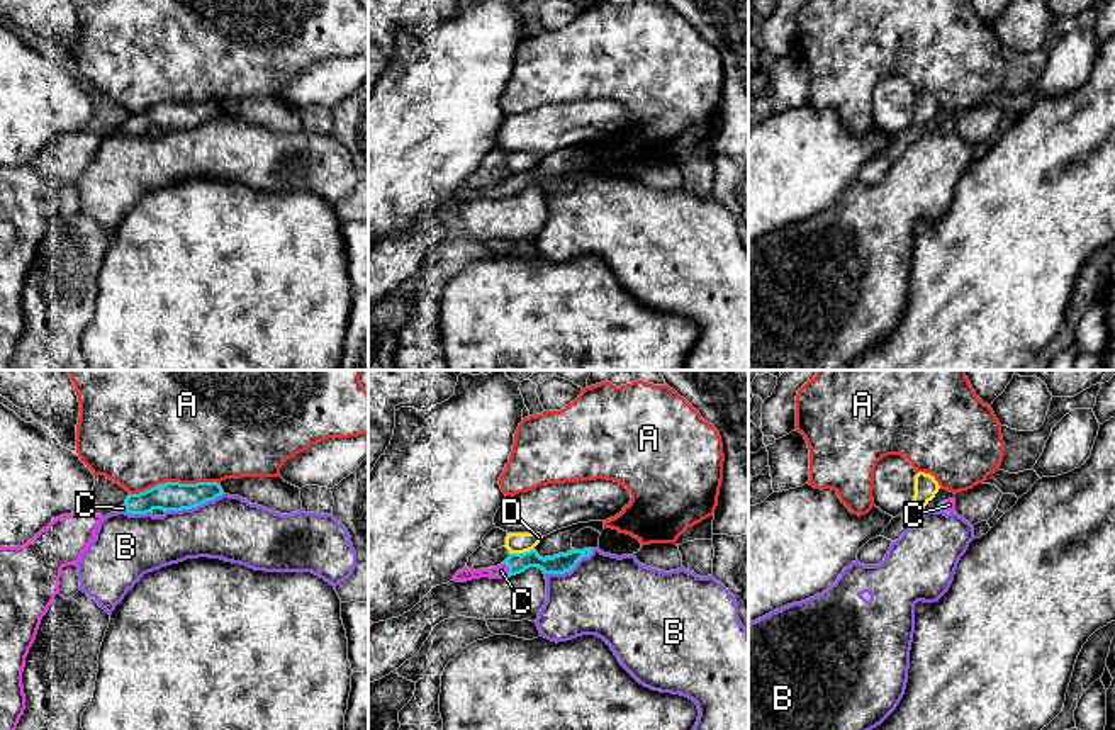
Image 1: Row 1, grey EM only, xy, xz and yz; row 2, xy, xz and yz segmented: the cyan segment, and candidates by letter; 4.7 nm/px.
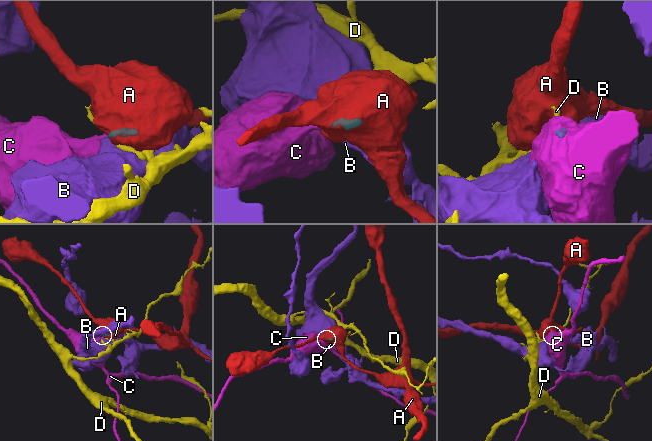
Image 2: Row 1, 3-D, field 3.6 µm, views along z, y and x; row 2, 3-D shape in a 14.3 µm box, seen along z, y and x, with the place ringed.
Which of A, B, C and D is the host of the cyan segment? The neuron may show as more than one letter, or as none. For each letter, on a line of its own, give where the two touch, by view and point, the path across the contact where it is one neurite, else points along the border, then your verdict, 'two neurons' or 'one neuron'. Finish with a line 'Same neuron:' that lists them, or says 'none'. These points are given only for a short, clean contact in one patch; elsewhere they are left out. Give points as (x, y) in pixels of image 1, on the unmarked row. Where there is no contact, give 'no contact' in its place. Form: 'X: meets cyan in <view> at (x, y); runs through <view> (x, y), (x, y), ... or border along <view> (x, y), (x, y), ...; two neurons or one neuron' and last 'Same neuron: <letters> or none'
A: meets cyan in xy at (173, 102); border along xy (219, 102), (158, 102), (129, 114); two neurons
B: meets cyan in xy at (194, 126); border along xy (223, 112), (196, 126), (168, 129), (165, 133); two neurons
C: meets cyan in xz at (509, 189); one neuron
D: meets cyan in xz at (521, 174); border along xz (533, 167), (509, 174); two neurons
Same neuron: C

